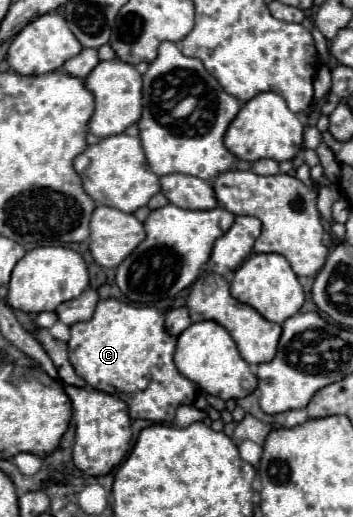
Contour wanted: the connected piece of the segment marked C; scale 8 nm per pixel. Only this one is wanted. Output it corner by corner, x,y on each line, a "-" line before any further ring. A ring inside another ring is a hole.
108,298
96,304
96,312
90,320
78,322
70,326
72,336
68,340
68,354
76,374
86,380
86,384
98,392
112,394
122,398
128,404
130,418
144,418
150,422
166,422
174,420
174,412
182,404
194,404
194,390
198,396
198,388
194,382
184,378
174,366
174,348
176,338
170,336
164,328
164,314
156,308
134,308
120,300

